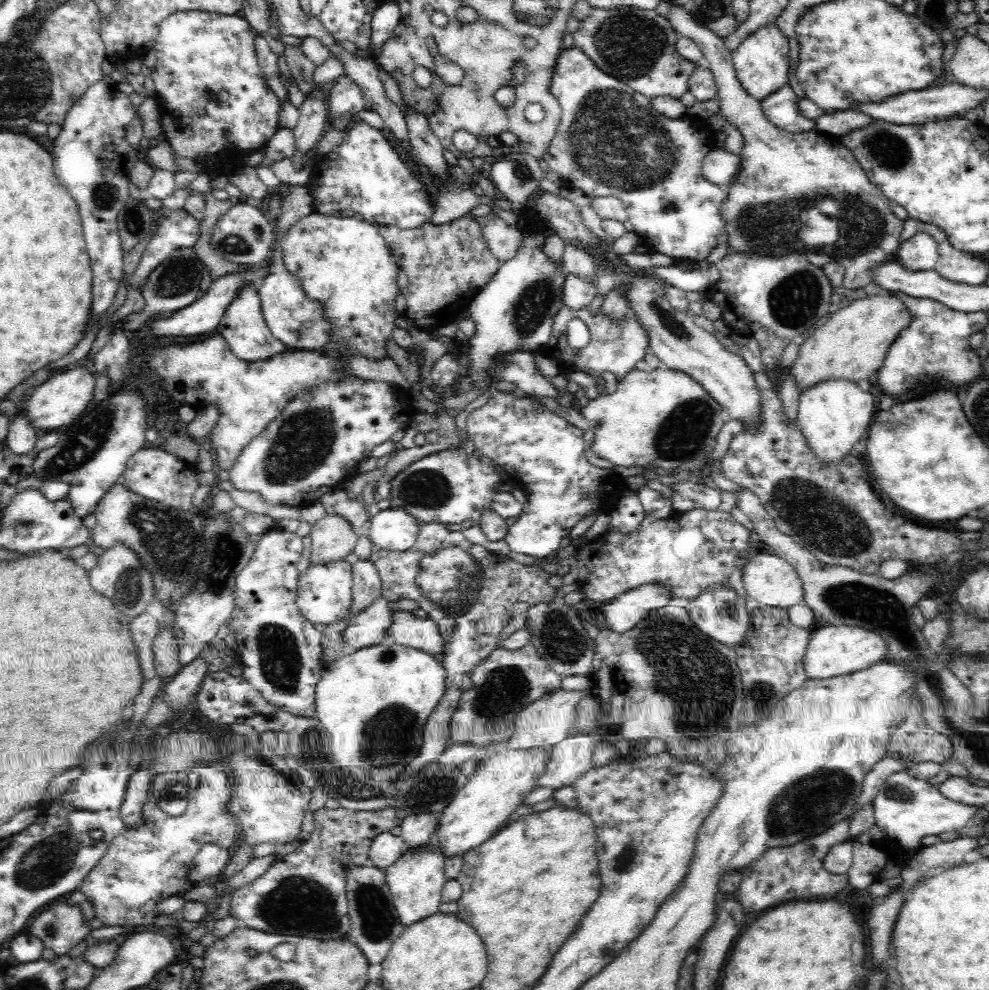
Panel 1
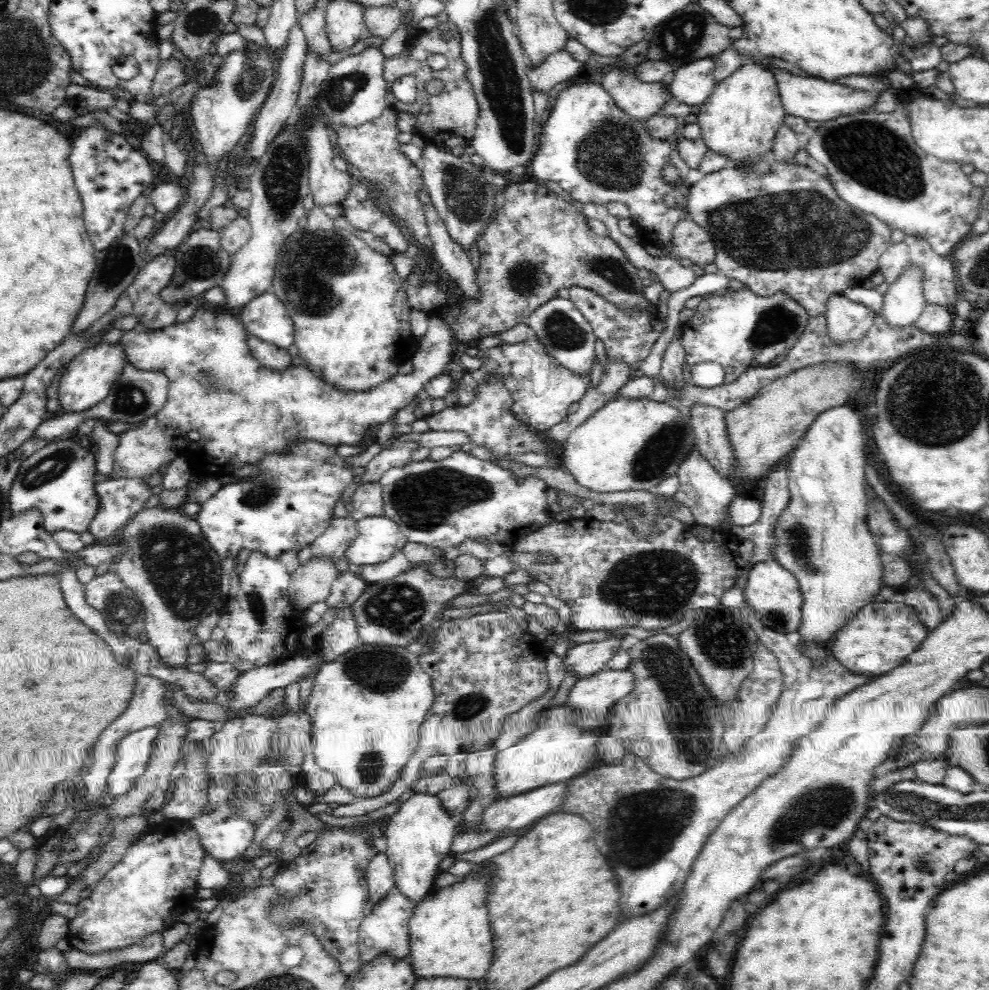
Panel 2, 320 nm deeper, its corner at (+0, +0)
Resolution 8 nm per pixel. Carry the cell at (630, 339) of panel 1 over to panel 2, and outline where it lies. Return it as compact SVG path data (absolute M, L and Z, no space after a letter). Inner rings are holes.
M533 335L526 341L494 346L485 349L481 354L481 364L477 370L464 372L464 376L455 388L459 398L459 406L468 406L476 398L478 384L486 383L489 379L500 379L514 399L512 412L515 417L527 424L531 430L543 432L562 422L567 417L567 408L578 402L590 386L590 375L578 375L564 368L551 356L547 355L540 341Z

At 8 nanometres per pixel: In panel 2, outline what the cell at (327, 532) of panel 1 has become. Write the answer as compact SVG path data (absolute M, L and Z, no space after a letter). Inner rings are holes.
M312 558L291 574L288 596L300 611L314 602L324 602L339 572L331 558Z

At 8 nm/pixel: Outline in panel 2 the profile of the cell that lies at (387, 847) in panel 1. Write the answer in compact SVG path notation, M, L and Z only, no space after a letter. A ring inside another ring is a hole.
M378 853L369 863L365 872L365 879L369 888L369 902L371 906L378 904L388 892L395 890L393 869L384 853Z

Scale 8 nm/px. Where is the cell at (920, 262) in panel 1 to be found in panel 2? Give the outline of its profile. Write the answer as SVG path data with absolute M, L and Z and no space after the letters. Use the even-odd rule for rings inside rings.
M909 267L883 294L880 316L892 328L912 326L923 314L922 267Z

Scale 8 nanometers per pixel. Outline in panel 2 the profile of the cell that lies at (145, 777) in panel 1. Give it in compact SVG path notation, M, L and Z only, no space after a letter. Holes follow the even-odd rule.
M147 727L124 736L124 740L118 742L116 764L107 778L108 791L112 797L128 794L137 778L144 774L159 730L160 727Z

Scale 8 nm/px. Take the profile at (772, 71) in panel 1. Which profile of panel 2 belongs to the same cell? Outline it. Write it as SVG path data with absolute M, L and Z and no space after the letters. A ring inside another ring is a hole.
M758 58L744 60L742 66L720 81L712 91L712 94L701 104L701 109L697 114L697 124L700 126L701 137L707 148L712 152L719 152L730 160L729 165L735 165L736 168L746 168L752 162L765 160L773 150L776 132L782 125L786 116L783 109L778 87L771 73L768 64Z

